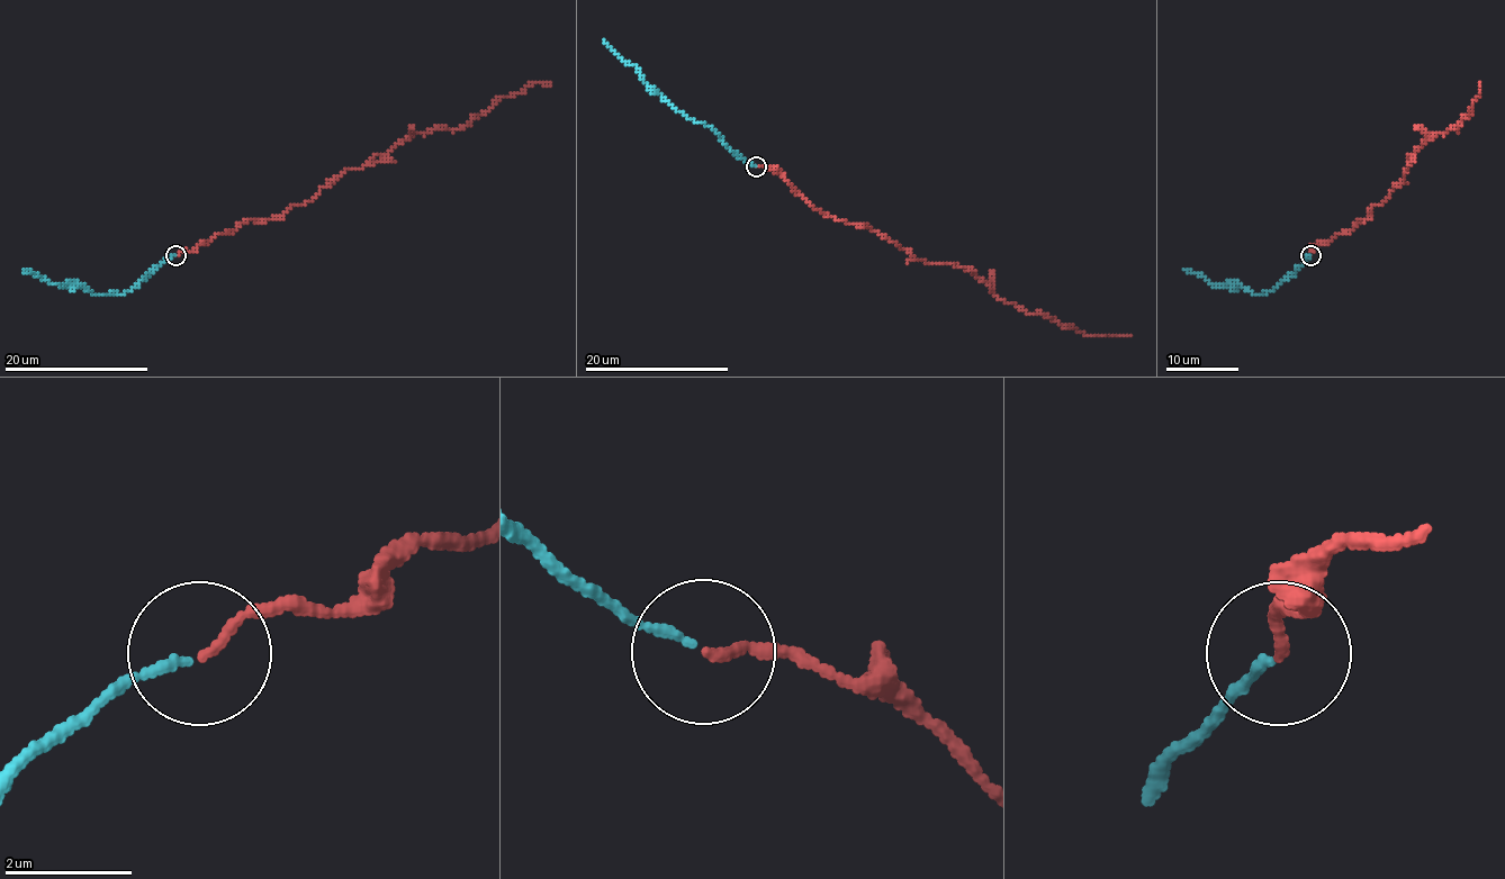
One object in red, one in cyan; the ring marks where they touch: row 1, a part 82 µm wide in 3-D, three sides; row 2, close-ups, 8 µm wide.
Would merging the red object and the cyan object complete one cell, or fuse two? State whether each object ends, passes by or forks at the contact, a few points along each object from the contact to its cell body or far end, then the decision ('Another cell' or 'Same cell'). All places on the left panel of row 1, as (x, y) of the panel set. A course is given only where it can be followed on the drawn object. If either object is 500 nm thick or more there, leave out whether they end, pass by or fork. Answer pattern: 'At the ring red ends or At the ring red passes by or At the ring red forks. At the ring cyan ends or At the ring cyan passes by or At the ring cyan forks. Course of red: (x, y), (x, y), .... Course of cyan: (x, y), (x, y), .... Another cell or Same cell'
At the ring red ends. At the ring cyan ends. Course of red: (176, 256), (246, 220), (280, 218), (412, 134), (462, 128), (506, 96), (549, 84). Course of cyan: (174, 256), (160, 263), (124, 293), (93, 293), (79, 283), (59, 287), (23, 270). Same cell

